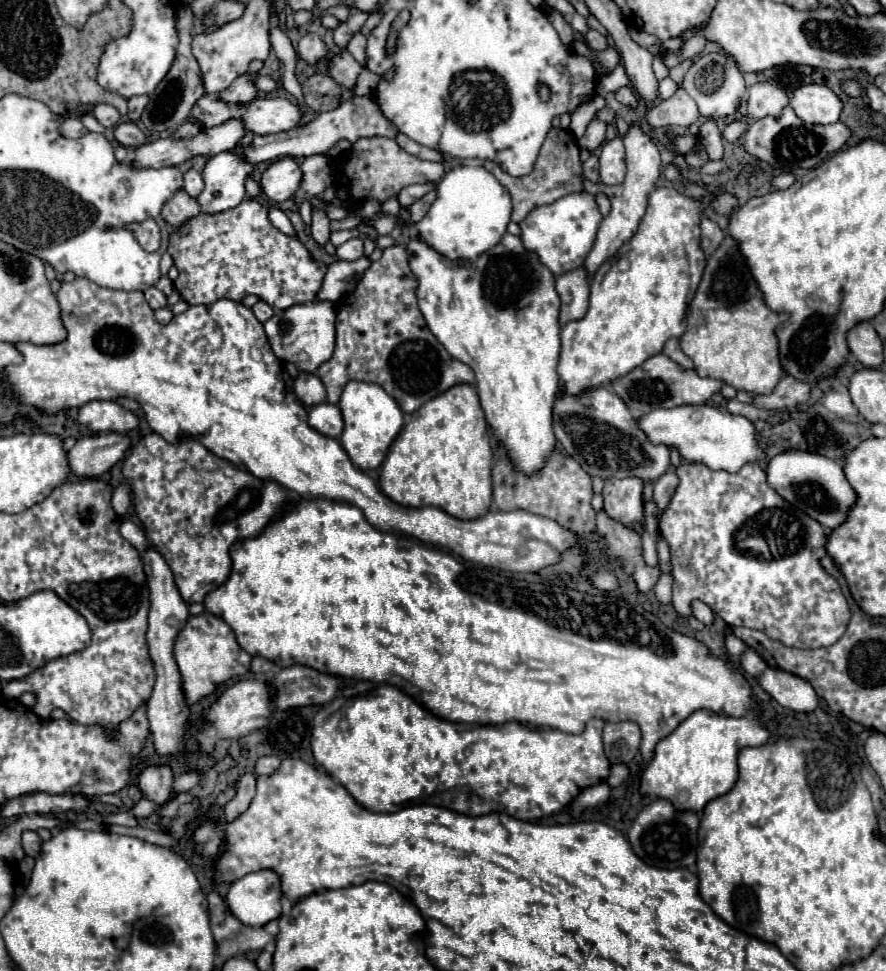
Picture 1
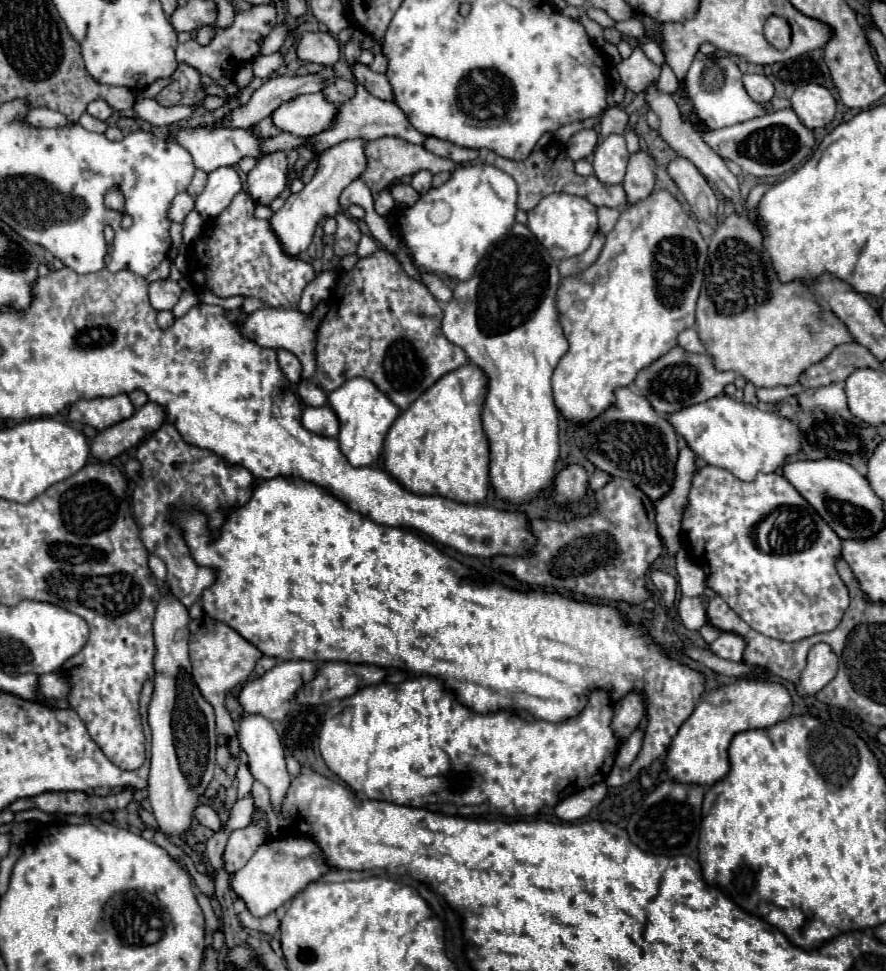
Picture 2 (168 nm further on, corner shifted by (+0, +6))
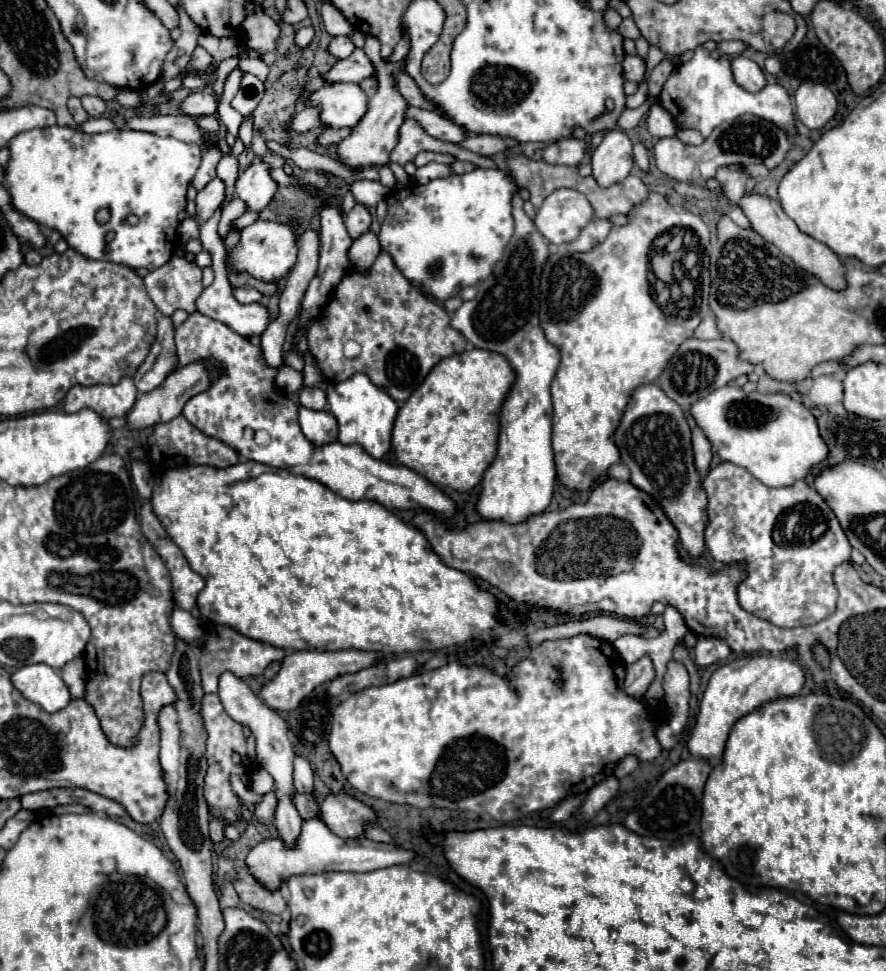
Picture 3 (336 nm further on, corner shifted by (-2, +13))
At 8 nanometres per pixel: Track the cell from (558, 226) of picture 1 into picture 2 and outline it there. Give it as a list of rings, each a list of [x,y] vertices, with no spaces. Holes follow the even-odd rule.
[[[551,193],[549,197],[543,197],[537,207],[527,211],[527,227],[537,237],[537,241],[541,241],[541,245],[551,251],[549,255],[555,261],[577,257],[589,247],[589,241],[597,233],[597,207],[589,205],[589,201],[583,197],[573,197],[569,193]]]

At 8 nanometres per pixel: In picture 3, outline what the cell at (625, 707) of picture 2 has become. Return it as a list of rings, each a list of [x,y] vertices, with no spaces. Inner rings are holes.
[[[643,656],[635,664],[627,666],[627,676],[625,676],[625,682],[623,682],[623,690],[629,696],[643,698],[647,688],[649,688],[649,684],[653,682],[653,678],[655,678],[653,662],[651,662],[649,656]]]

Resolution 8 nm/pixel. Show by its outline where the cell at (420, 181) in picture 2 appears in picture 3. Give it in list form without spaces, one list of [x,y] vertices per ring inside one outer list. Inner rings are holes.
[[[429,162],[429,164],[421,166],[421,168],[417,168],[413,180],[415,180],[417,184],[427,184],[427,182],[431,182],[431,180],[435,180],[435,178],[447,178],[447,176],[451,176],[451,174],[453,174],[451,166],[447,166],[447,164],[437,164],[437,162]]]

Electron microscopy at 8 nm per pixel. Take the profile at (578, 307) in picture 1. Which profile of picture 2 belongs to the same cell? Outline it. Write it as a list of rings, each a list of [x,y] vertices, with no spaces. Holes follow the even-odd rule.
[[[597,233],[589,245],[589,249],[585,253],[581,253],[581,257],[573,257],[573,259],[565,259],[559,263],[559,273],[563,277],[569,277],[569,273],[583,273],[589,265],[593,265],[593,261],[599,257],[601,247],[605,243],[605,235]]]

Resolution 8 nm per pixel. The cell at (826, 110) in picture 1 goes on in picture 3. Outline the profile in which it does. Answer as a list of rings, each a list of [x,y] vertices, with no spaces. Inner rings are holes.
[[[803,82],[795,92],[795,108],[797,118],[807,128],[823,128],[837,112],[837,98],[833,92],[815,82]]]

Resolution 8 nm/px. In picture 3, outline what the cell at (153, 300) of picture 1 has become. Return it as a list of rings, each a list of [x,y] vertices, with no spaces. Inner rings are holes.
[[[173,256],[161,268],[151,270],[143,282],[149,298],[165,316],[179,308],[193,314],[196,311],[195,300],[203,292],[201,268],[183,256]]]

